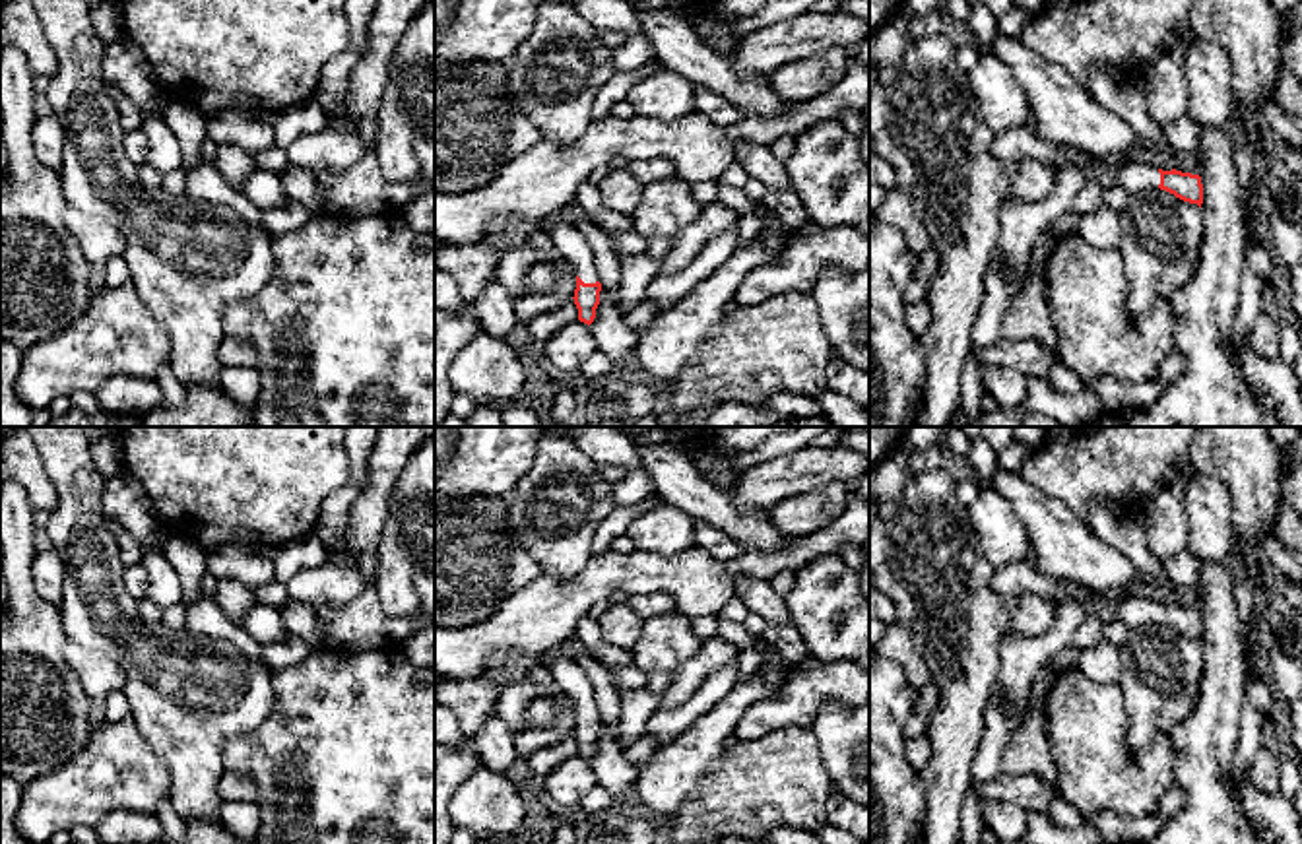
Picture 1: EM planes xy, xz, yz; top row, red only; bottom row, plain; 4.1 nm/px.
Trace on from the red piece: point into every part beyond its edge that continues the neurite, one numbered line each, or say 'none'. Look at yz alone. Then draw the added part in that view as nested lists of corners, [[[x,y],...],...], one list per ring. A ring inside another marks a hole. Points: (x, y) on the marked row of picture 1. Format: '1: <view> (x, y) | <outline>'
1: yz (1134, 177) | [[[1125,163],[1108,171],[1108,180],[1137,194],[1145,188],[1158,188],[1160,173],[1145,163]]]

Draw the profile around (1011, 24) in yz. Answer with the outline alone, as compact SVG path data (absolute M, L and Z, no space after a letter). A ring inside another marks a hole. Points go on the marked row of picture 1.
M1009 8L997 17L997 33L1019 39L1032 16L1021 8Z

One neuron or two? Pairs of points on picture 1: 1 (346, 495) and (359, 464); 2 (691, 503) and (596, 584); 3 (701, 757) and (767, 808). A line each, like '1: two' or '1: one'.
1: one
2: two
3: two

